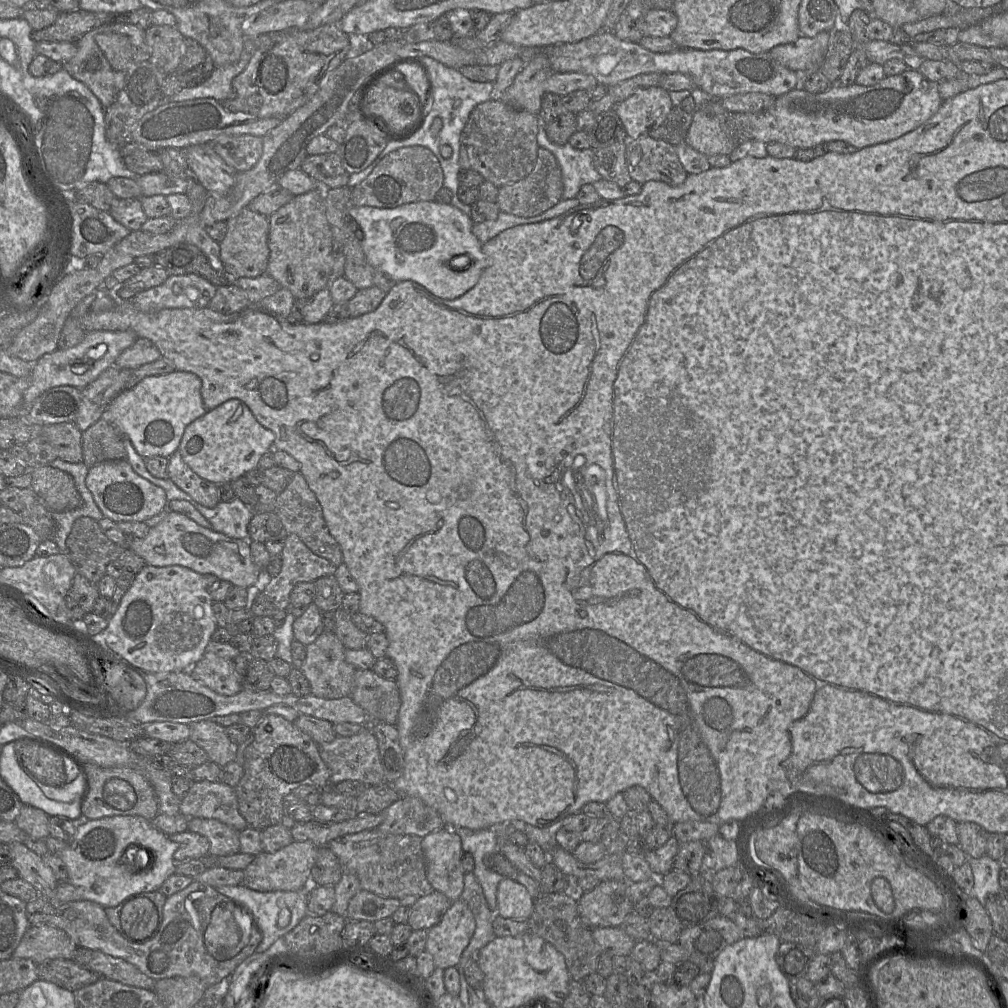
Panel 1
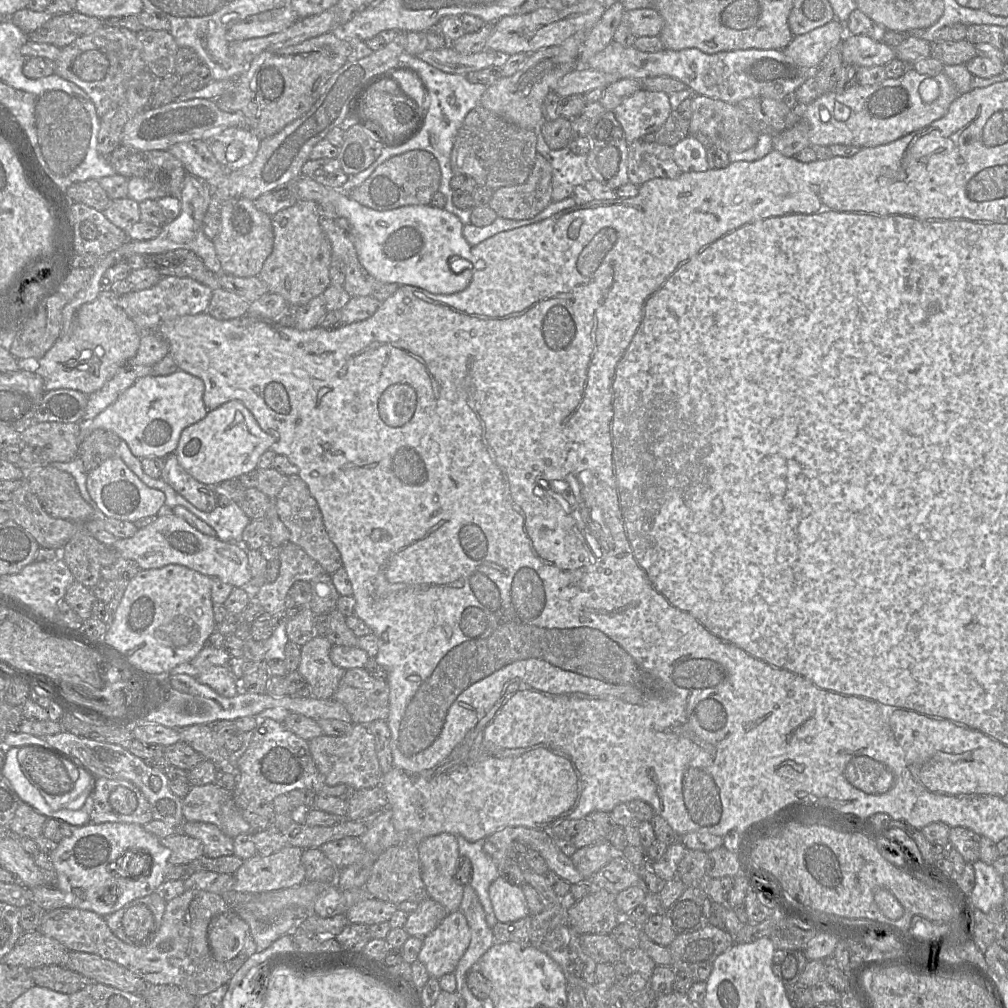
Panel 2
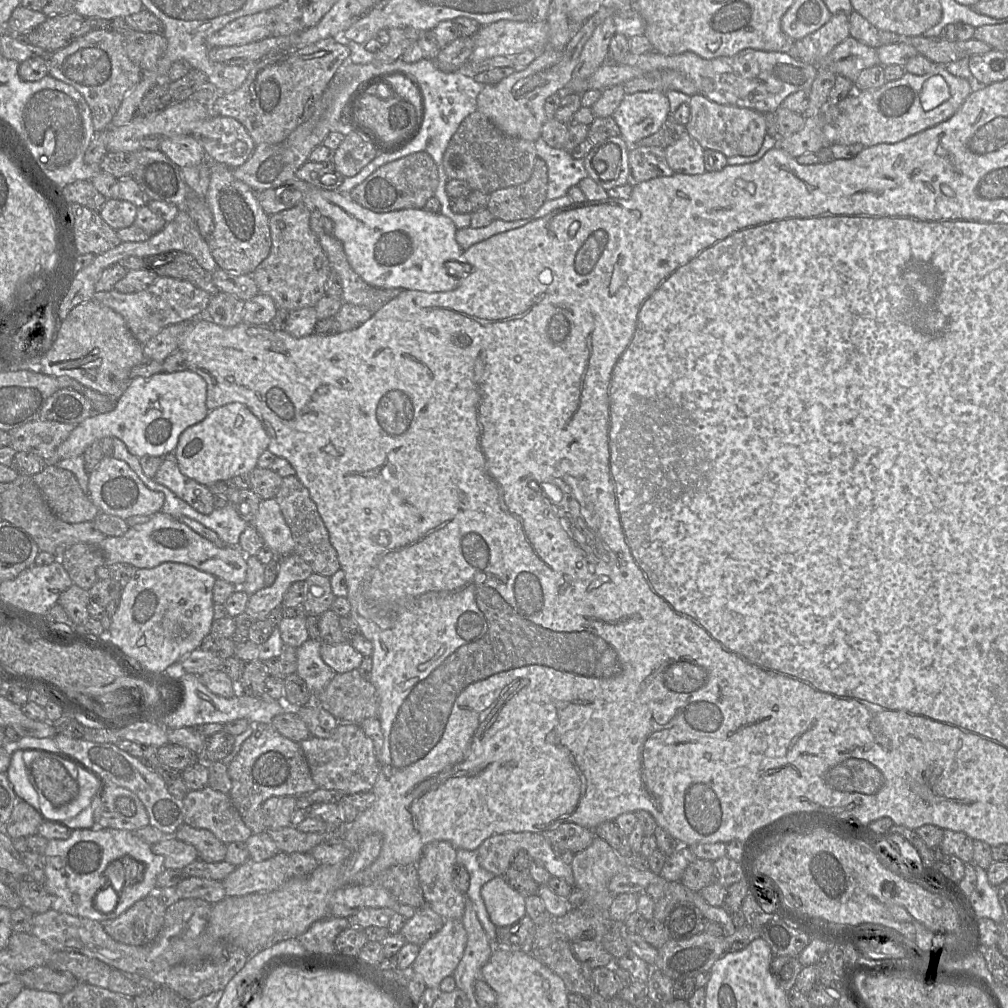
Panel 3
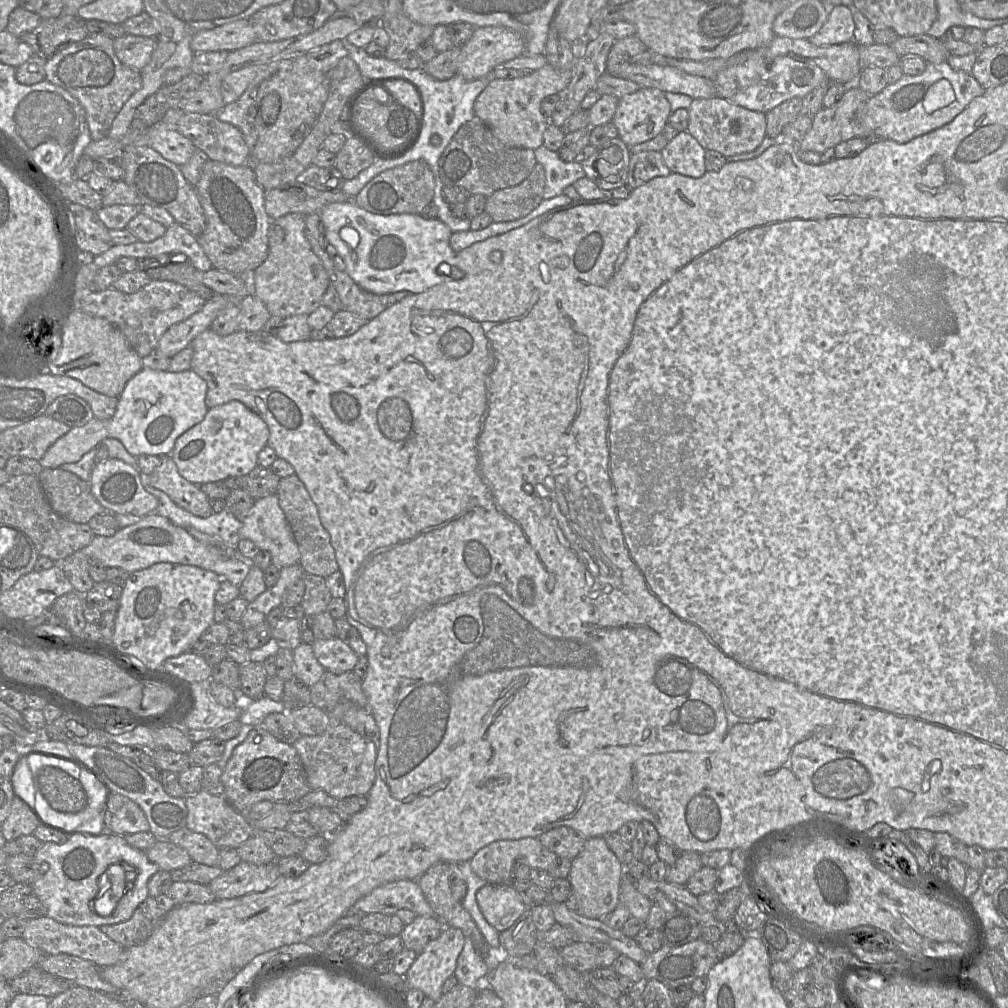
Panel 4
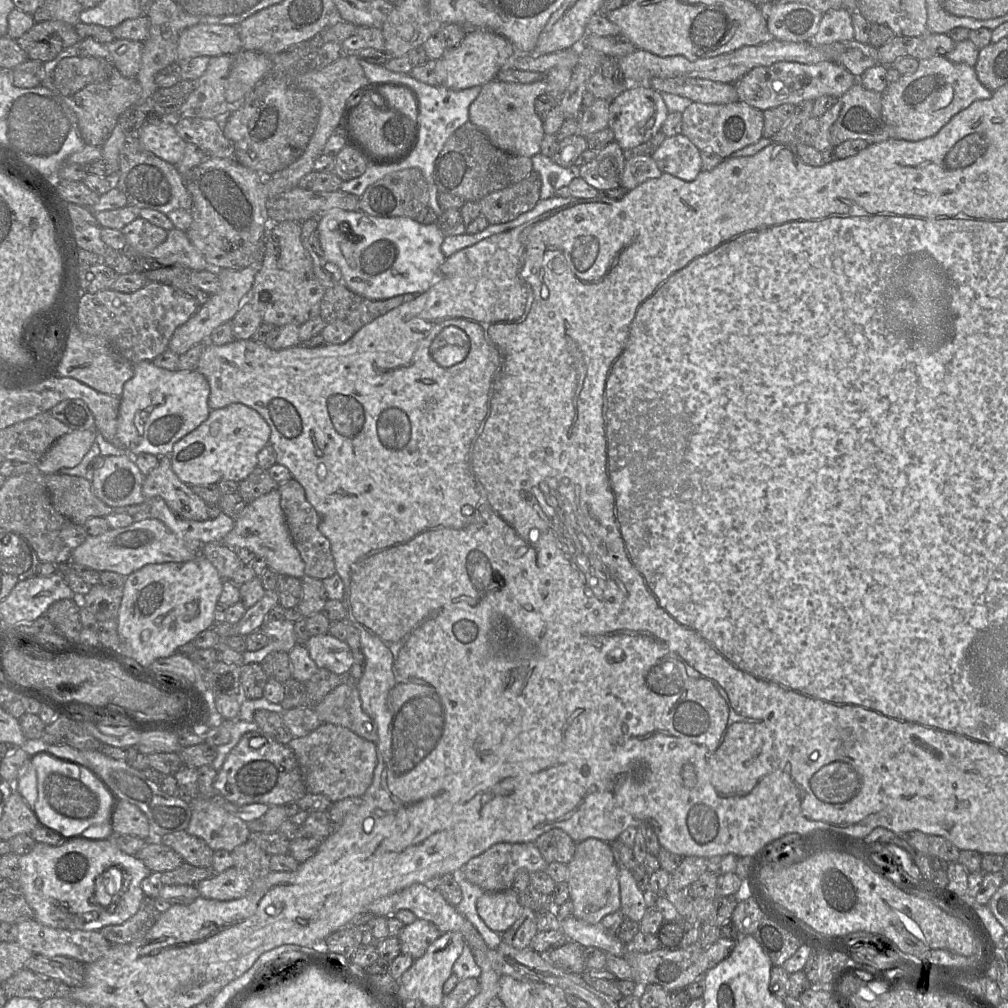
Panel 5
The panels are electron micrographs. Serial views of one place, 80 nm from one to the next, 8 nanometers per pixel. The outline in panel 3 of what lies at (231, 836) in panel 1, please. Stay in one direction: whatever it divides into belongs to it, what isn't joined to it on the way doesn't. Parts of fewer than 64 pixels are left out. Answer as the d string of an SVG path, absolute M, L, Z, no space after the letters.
M184 823L174 836L178 840L194 846L199 859L205 862L216 863L225 860L227 844L221 842L209 830L193 828Z

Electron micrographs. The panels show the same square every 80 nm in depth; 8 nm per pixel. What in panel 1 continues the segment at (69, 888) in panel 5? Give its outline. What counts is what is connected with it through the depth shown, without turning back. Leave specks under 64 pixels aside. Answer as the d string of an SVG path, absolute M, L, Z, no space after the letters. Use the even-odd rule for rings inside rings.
M81 816L73 821L77 828L74 836L68 841L66 848L59 857L64 862L68 882L81 890L81 899L98 903L103 908L115 907L128 898L146 892L159 890L163 882L175 873L177 863L174 860L174 852L178 844L173 842L167 835L152 825L152 822L141 816L112 816L96 820L88 820ZM130 846L136 846L135 857L141 850L147 850L150 854L150 865L146 868L136 868L135 862L127 865L121 863L121 856Z

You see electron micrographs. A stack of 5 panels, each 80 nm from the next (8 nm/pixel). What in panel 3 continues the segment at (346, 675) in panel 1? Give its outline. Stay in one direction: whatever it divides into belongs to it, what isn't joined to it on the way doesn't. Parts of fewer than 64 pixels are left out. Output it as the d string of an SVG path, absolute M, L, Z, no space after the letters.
M309 638L306 642L304 642L300 647L297 648L297 672L296 673L305 681L308 689L314 695L314 702L315 702L315 695L323 691L336 675L336 672L330 666L328 666L321 658L320 655L321 646L322 646L321 641L312 640Z

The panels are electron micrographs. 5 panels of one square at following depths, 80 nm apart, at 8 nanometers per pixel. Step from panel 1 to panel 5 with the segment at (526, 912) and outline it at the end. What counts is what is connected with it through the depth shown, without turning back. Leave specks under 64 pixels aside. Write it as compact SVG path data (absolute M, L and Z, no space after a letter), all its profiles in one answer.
M512 889L484 892L476 903L477 913L486 926L499 934L509 930L522 913L519 895Z

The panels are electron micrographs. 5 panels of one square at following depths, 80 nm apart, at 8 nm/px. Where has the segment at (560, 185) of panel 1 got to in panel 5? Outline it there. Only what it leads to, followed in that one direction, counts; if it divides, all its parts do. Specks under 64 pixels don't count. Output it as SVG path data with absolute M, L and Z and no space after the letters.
M531 171L523 180L489 193L479 200L481 213L489 224L501 224L516 219L533 209L540 200L541 179Z

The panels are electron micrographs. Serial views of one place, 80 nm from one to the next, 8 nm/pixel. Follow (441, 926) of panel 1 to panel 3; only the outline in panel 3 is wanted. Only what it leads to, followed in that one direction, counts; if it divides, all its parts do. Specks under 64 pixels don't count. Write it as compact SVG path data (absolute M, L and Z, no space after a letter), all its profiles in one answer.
M445 920L443 927L421 946L409 973L420 975L427 987L439 989L445 977L453 976L466 943L462 920Z

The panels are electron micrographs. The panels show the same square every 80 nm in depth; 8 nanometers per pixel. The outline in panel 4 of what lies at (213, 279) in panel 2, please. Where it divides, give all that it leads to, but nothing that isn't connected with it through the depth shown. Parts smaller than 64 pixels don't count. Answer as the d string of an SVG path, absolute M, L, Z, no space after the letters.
M183 253L159 255L136 259L138 269L144 271L152 280L172 281L197 293L206 301L216 293L202 281L204 272L199 271Z

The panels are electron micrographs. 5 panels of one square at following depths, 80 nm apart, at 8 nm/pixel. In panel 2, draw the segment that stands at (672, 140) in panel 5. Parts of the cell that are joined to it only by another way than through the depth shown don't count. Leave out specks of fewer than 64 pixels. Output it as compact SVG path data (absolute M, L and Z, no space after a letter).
M688 135L673 147L674 160L684 173L707 171L707 148L696 136Z

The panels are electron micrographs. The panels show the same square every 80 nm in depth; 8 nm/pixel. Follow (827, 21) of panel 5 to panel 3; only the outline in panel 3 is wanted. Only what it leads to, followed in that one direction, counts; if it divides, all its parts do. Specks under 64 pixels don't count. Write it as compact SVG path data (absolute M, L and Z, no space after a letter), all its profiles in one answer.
M837 12L821 28L794 42L795 55L805 63L819 65L824 57L849 36L849 15Z

